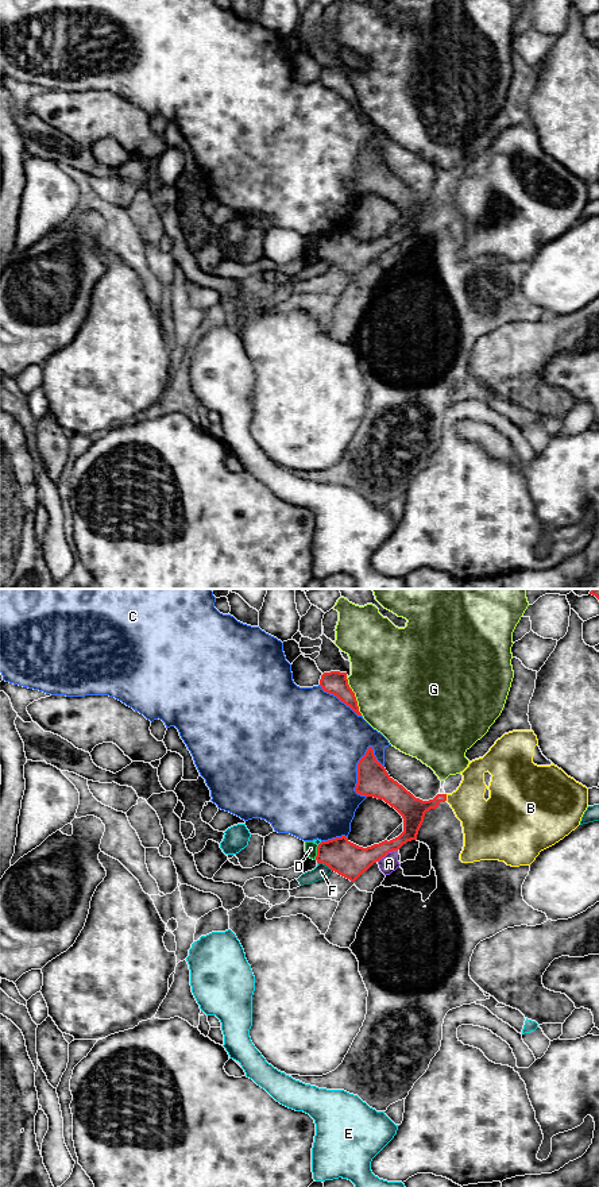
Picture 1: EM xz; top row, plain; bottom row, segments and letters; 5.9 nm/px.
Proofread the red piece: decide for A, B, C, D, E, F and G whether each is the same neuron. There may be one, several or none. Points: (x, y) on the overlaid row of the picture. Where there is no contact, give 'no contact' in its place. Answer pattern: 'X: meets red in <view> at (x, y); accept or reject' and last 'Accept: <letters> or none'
A: meets red in xz at (387, 852); reject
B: meets red in xz at (445, 797); reject
C: meets red in xz at (358, 774); reject
D: meets red in xz at (317, 852); reject
E: meets red in xz at (320, 843); reject
F: meets red in xz at (325, 864); reject
G: meets red in xz at (354, 696); reject
Accept: none

